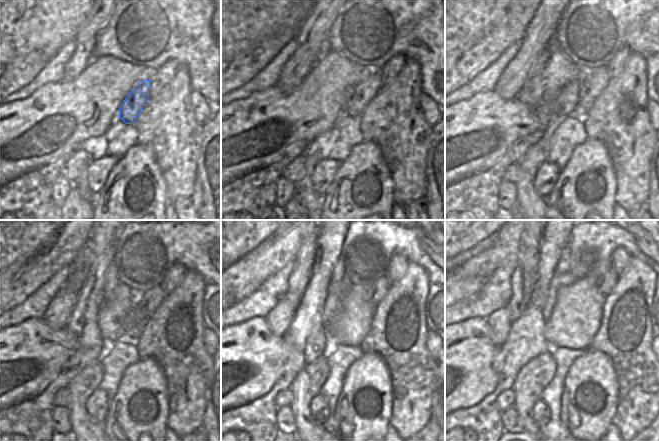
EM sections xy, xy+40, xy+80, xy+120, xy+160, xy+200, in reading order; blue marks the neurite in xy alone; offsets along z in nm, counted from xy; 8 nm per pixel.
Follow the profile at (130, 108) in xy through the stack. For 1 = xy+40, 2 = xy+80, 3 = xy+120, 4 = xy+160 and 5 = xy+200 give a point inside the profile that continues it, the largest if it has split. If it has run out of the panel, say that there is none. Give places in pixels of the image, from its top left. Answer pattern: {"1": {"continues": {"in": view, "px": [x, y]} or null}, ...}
{"1": {"continues": {"in": "xy+40", "px": [364, 92]}}, "2": {"continues": {"in": "xy+80", "px": [593, 82]}}, "3": {"continues": {"in": "xy+120", "px": [146, 303]}}, "4": {"continues": {"in": "xy+160", "px": [379, 288]}}, "5": {"continues": {"in": "xy+200", "px": [605, 283]}}}

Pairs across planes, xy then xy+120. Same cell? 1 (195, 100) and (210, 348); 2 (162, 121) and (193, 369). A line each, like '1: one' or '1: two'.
1: one
2: one

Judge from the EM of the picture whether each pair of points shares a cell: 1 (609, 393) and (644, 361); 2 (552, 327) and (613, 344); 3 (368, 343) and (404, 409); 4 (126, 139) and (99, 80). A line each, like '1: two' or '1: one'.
1: two
2: two
3: one
4: two

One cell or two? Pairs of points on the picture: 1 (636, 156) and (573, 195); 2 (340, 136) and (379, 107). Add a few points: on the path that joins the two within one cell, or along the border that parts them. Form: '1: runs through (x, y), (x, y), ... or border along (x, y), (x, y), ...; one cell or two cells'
1: border along (605, 148), (614, 171), (616, 181), (615, 193); two cells
2: border along (358, 118), (358, 126), (363, 139); two cells

